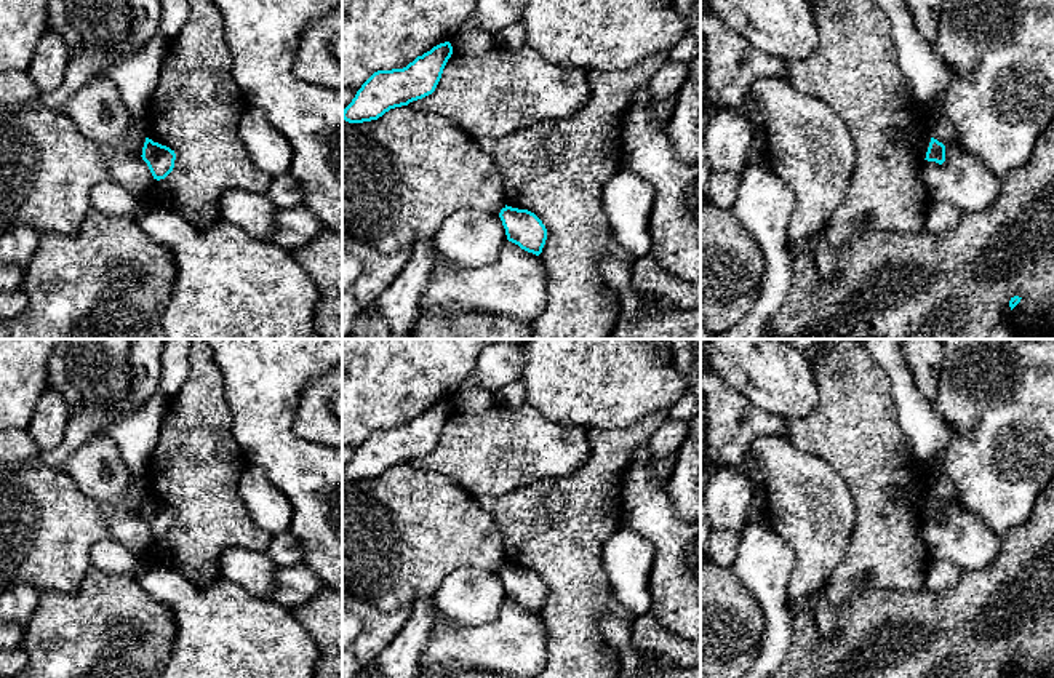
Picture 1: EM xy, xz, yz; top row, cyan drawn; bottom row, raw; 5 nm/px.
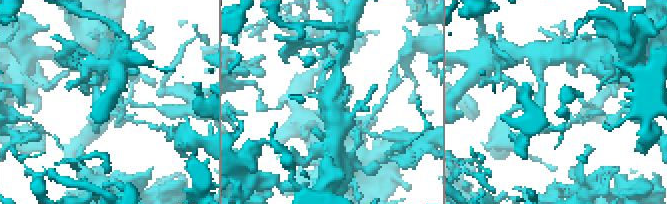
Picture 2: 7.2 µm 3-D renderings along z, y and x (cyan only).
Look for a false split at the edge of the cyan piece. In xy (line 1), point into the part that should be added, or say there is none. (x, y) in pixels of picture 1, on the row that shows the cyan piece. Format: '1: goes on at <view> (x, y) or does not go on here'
1: does not go on here

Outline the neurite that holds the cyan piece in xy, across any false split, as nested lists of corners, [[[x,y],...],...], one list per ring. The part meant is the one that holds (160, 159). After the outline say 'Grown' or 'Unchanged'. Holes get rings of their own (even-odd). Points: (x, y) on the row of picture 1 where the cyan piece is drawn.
[[[146,138],[142,160],[147,163],[154,179],[165,179],[174,168],[176,154],[166,146]]]. Unchanged

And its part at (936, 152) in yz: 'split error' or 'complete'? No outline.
complete

